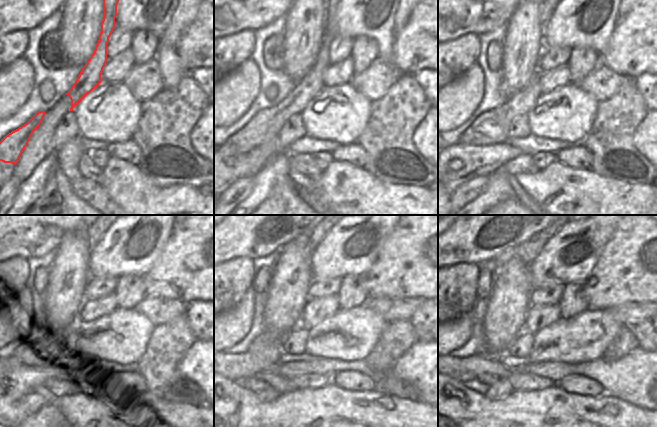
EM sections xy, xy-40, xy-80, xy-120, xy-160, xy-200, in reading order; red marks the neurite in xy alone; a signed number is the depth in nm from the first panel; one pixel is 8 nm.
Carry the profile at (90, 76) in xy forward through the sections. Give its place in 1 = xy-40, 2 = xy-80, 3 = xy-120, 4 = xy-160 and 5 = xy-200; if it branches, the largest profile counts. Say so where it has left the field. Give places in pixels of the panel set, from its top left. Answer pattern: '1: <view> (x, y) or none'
1: xy-40 (267, 124)
2: xy-80 (492, 126)
3: xy-120 (43, 350)
4: xy-160 (268, 346)
5: xy-200 (486, 353)

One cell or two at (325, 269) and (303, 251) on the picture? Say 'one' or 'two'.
two

